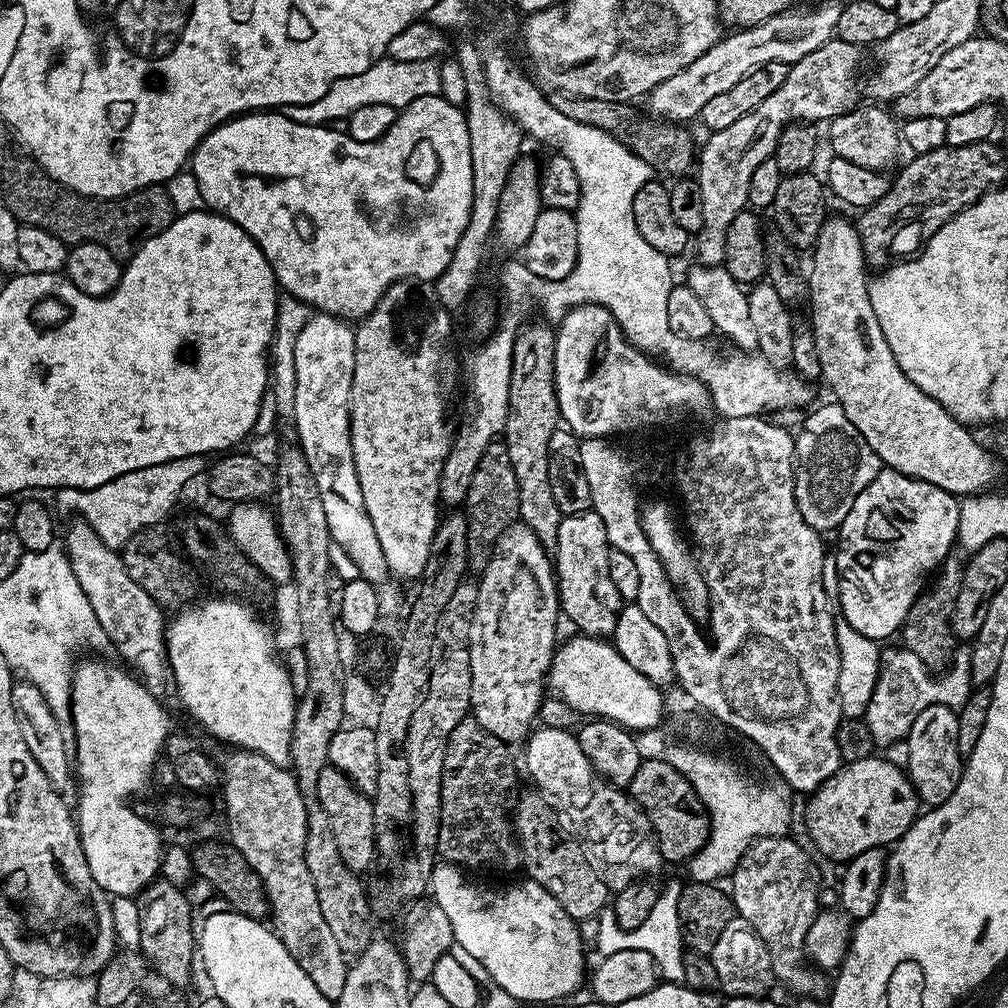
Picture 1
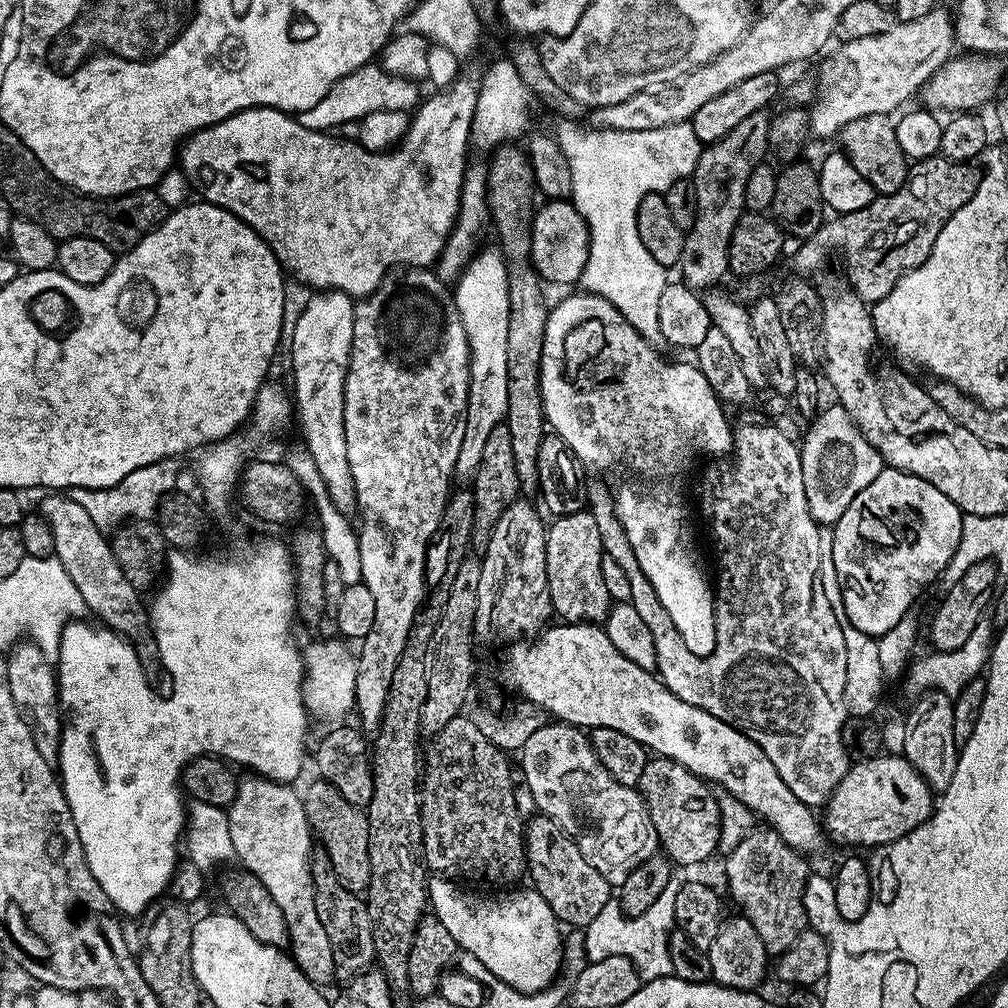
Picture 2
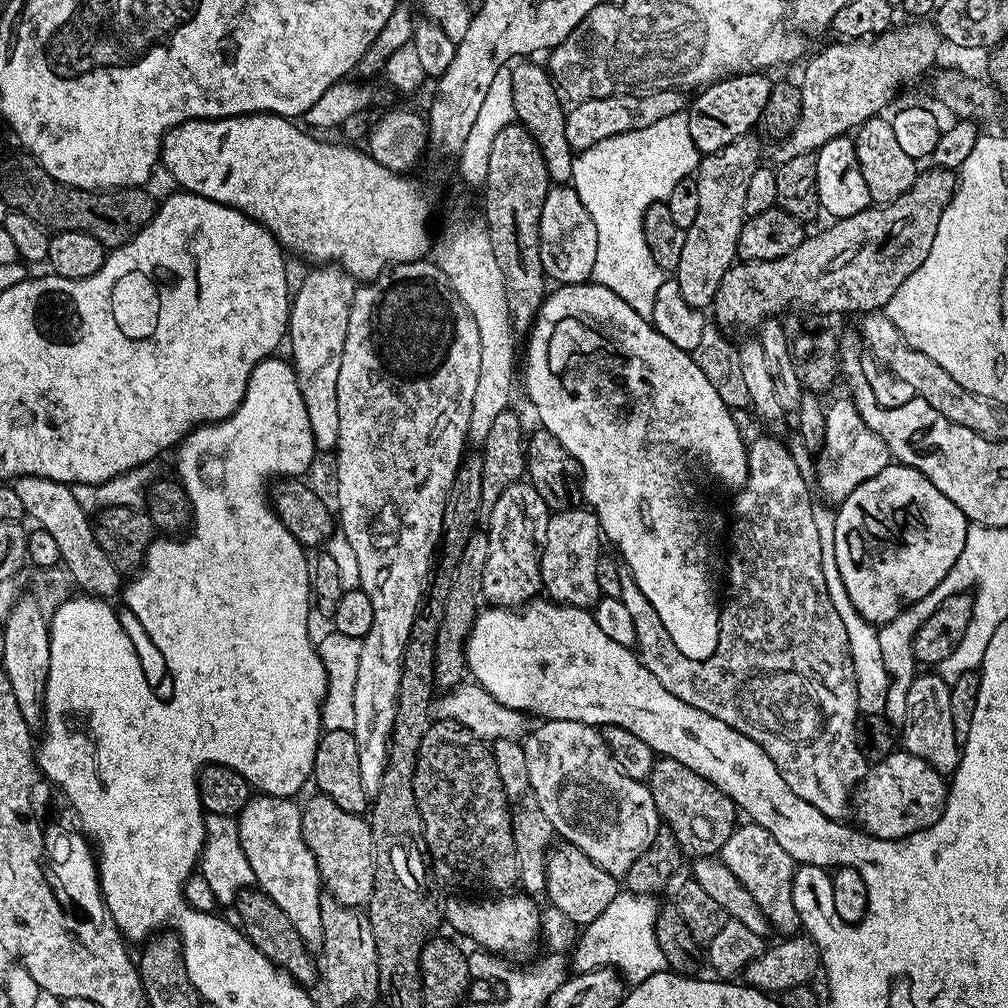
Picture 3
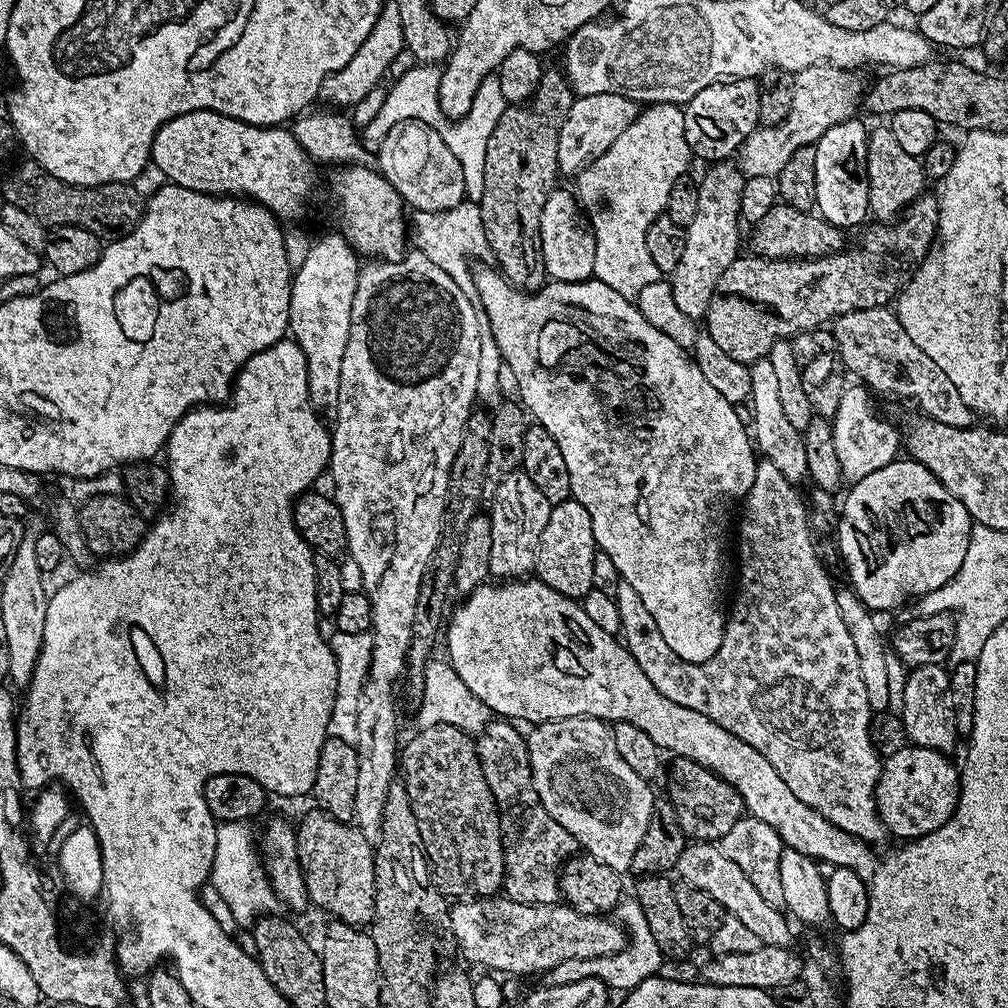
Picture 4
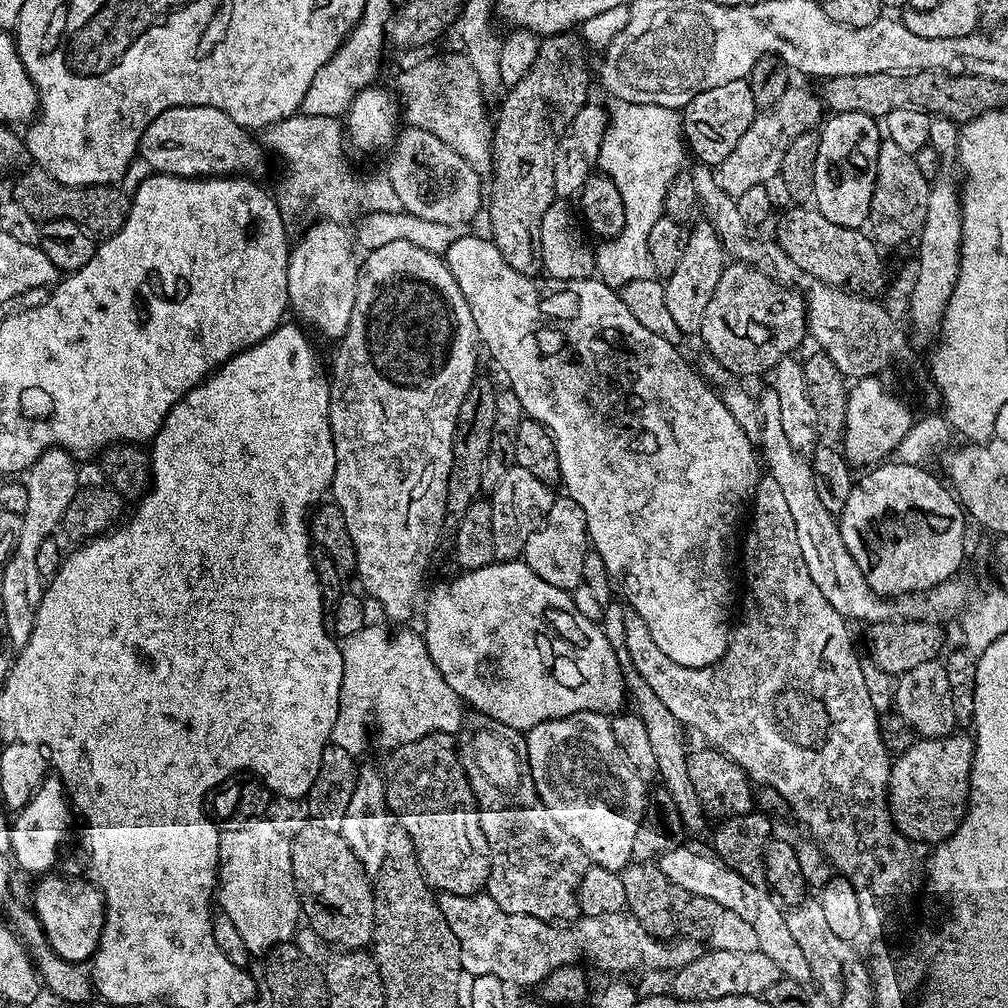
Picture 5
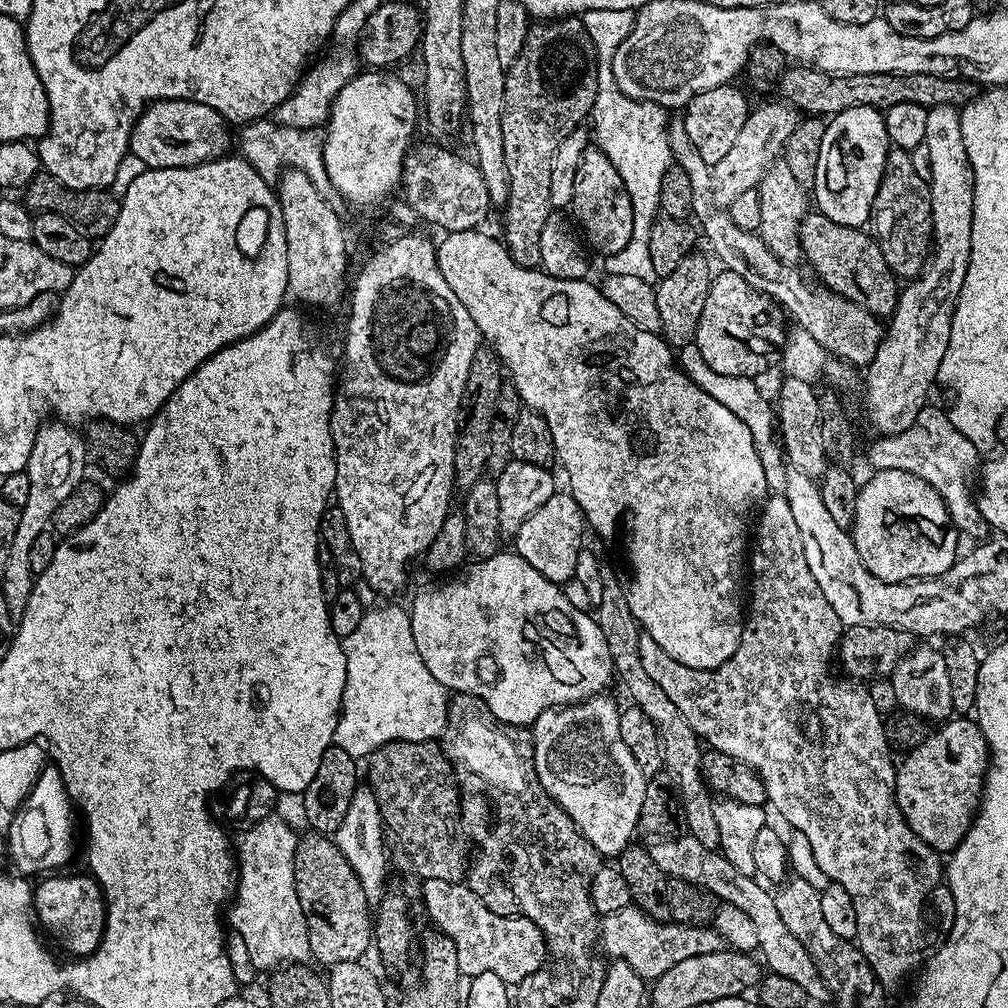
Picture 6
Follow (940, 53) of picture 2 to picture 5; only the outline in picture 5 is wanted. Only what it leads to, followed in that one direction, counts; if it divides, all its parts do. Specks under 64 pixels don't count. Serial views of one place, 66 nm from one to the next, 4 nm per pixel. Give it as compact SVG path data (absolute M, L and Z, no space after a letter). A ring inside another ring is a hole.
M788 87L777 104L761 111L754 118L750 130L738 138L738 146L734 146L734 150L730 150L730 154L726 154L724 161L715 169L716 181L721 190L735 198L750 190L750 186L768 184L772 179L775 181L779 177L786 148L794 138L803 132L813 131L821 123L820 110L822 111L821 98L815 91Z

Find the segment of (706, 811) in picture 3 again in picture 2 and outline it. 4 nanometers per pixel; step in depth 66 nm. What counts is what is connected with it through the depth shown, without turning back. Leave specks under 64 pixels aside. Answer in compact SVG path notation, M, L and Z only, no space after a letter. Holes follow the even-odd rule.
M664 756L649 759L646 770L642 770L638 791L646 802L650 822L654 822L659 847L673 865L704 864L717 854L720 847L720 810L717 793L711 790L705 781L686 770L686 766Z

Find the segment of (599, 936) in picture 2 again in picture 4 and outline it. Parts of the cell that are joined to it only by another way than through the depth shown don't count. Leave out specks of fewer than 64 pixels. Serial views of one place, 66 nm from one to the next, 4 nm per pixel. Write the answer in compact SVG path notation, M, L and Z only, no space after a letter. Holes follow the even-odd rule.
M635 898L621 899L614 910L614 916L628 933L628 945L625 945L618 955L595 956L592 959L571 959L560 962L558 966L552 968L548 973L549 985L566 985L578 980L584 980L584 978L596 977L604 981L609 989L613 991L629 992L640 985L646 977L657 973L658 968L646 962L661 963L663 956L658 950L649 923L646 922L646 916L642 913L642 906L639 906Z

